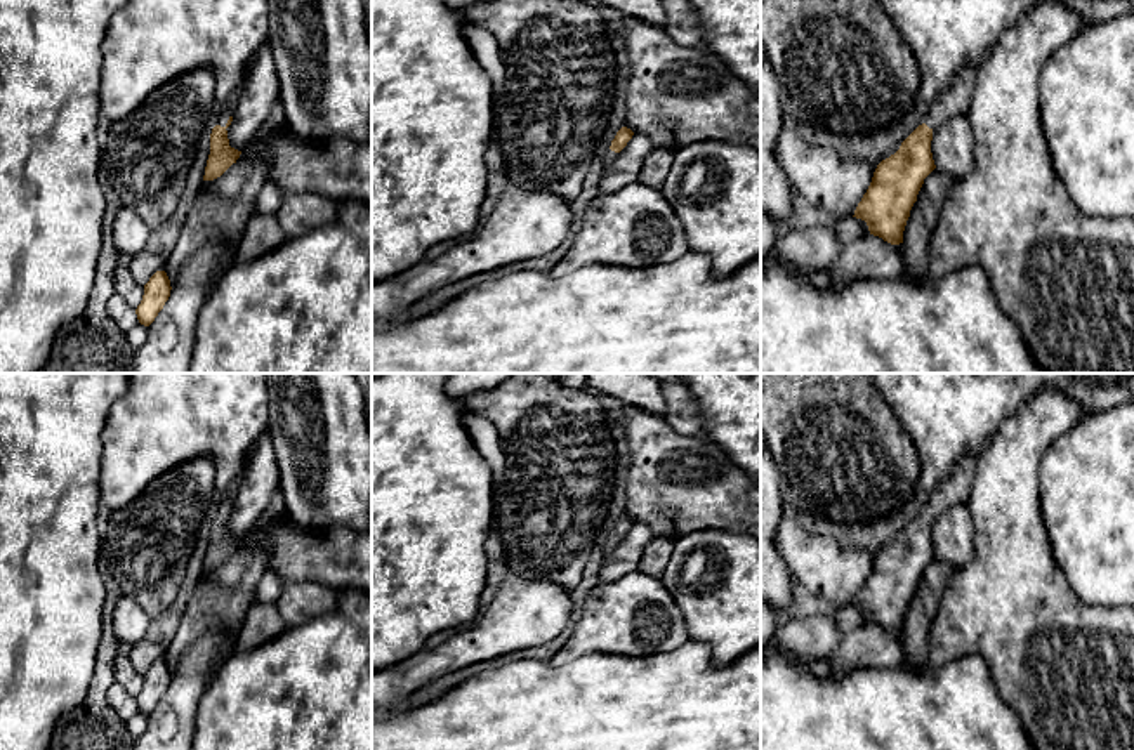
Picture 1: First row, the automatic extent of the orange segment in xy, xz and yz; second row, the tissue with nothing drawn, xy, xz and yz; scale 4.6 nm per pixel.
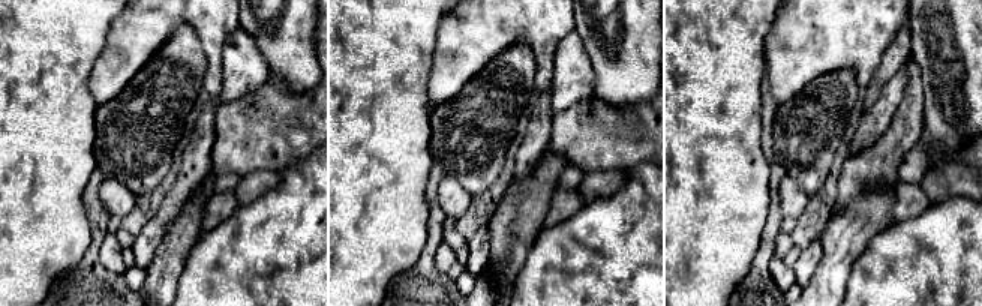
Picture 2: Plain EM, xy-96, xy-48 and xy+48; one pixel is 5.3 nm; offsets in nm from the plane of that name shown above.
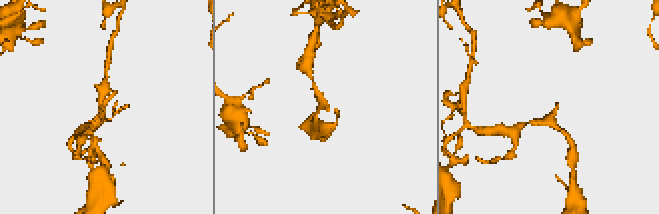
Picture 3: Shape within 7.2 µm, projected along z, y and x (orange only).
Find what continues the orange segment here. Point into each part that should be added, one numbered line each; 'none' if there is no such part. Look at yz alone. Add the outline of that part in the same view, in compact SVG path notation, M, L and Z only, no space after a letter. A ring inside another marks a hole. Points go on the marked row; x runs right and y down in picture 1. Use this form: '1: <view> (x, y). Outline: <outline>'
1: yz (954, 101). Outline: M971 66L962 68L948 90L926 108L926 125L940 127L948 116L960 115L971 102L971 90L976 80L976 71Z

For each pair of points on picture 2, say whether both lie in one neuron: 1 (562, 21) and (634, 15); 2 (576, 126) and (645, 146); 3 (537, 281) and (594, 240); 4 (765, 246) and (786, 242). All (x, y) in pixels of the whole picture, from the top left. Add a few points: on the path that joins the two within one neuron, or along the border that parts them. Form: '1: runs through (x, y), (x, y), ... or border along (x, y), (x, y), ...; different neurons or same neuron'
1: border along (573, 15), (576, 29); different neurons
2: runs through (592, 135), (628, 137); same neuron
3: runs through (552, 276), (561, 267), (568, 267), (580, 255); same neuron
4: border along (780, 230), (775, 239), (774, 255); different neurons

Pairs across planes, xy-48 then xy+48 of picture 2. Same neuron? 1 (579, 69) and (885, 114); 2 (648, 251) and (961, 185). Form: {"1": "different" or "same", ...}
{"1": "same", "2": "different"}

